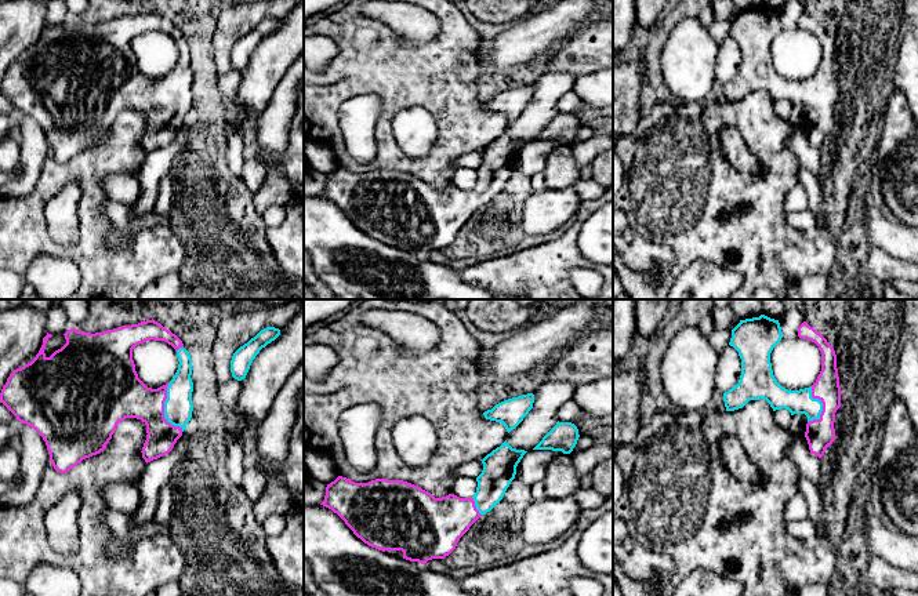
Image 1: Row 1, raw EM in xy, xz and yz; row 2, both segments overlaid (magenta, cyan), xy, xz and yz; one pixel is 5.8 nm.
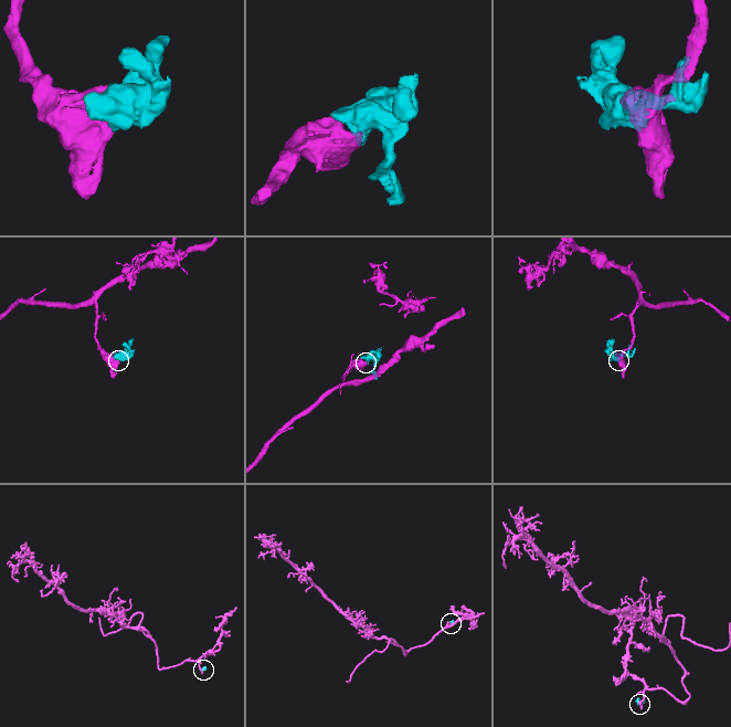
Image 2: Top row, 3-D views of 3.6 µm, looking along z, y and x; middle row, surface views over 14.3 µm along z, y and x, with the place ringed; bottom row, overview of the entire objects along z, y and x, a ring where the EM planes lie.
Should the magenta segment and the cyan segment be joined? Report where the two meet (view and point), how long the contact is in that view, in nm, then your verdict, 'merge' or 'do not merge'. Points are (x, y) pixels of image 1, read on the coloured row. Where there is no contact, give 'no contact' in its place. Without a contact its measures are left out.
meets magenta in xy at (163, 409); contact 300 nm long; merge

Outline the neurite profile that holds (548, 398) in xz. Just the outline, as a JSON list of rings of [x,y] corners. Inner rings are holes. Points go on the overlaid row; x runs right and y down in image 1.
[[[545,381],[534,392],[533,408],[507,436],[507,443],[516,450],[531,451],[556,425],[558,410],[572,399],[574,386],[563,381]]]

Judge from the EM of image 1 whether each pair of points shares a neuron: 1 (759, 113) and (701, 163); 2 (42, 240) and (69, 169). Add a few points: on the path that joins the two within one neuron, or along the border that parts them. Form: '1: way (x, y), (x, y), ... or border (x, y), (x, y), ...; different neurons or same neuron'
1: way (737, 113), (729, 113), (714, 128), (714, 149); same neuron
2: way (36, 222), (36, 200), (51, 185); same neuron

